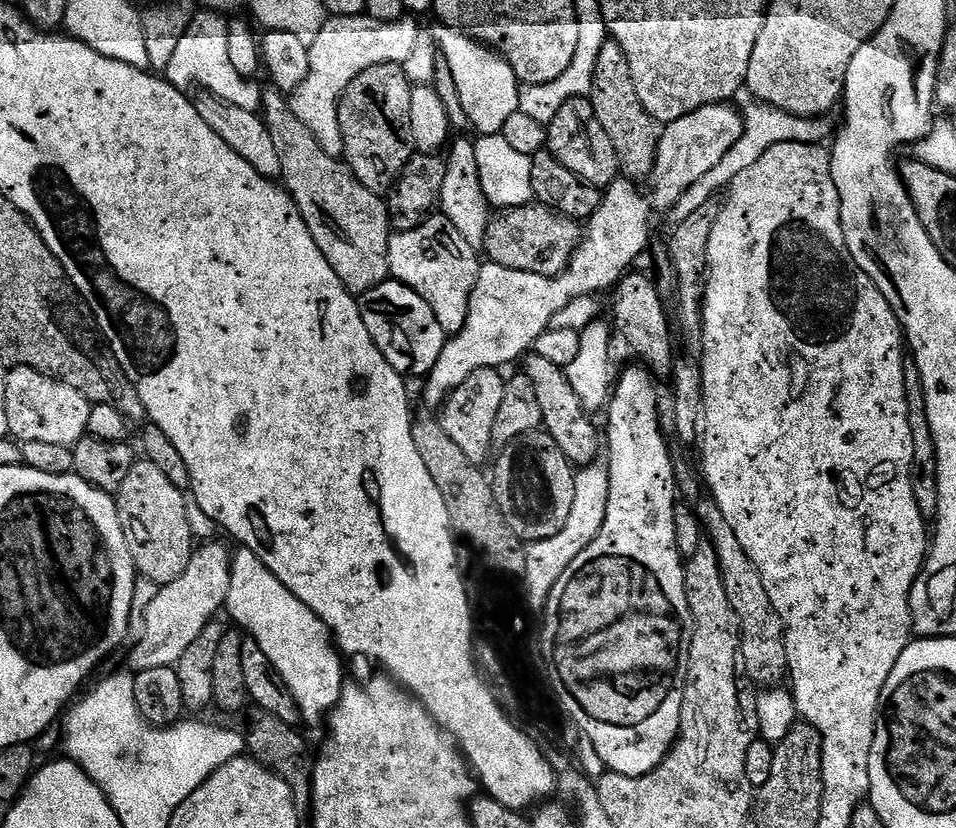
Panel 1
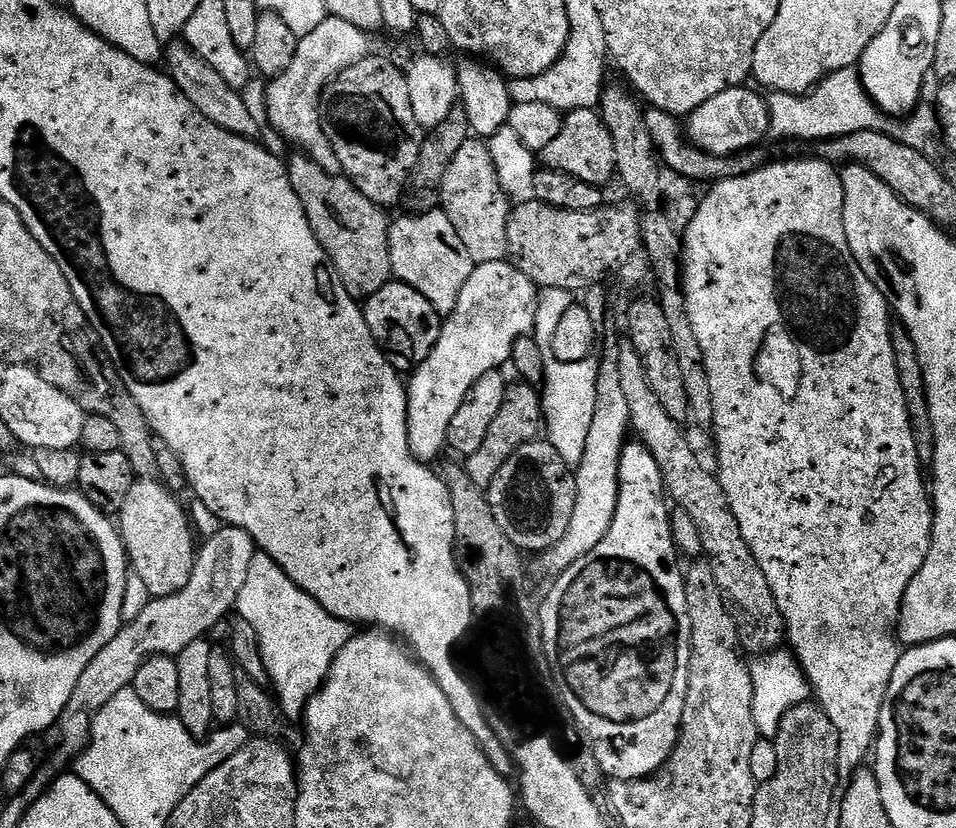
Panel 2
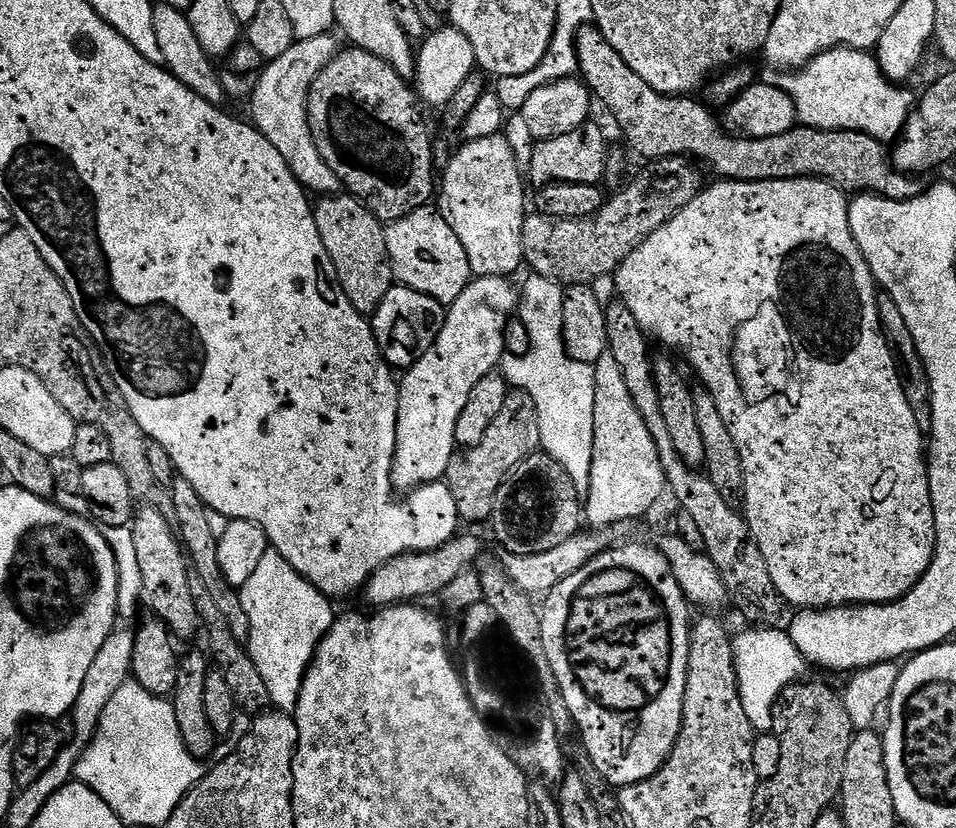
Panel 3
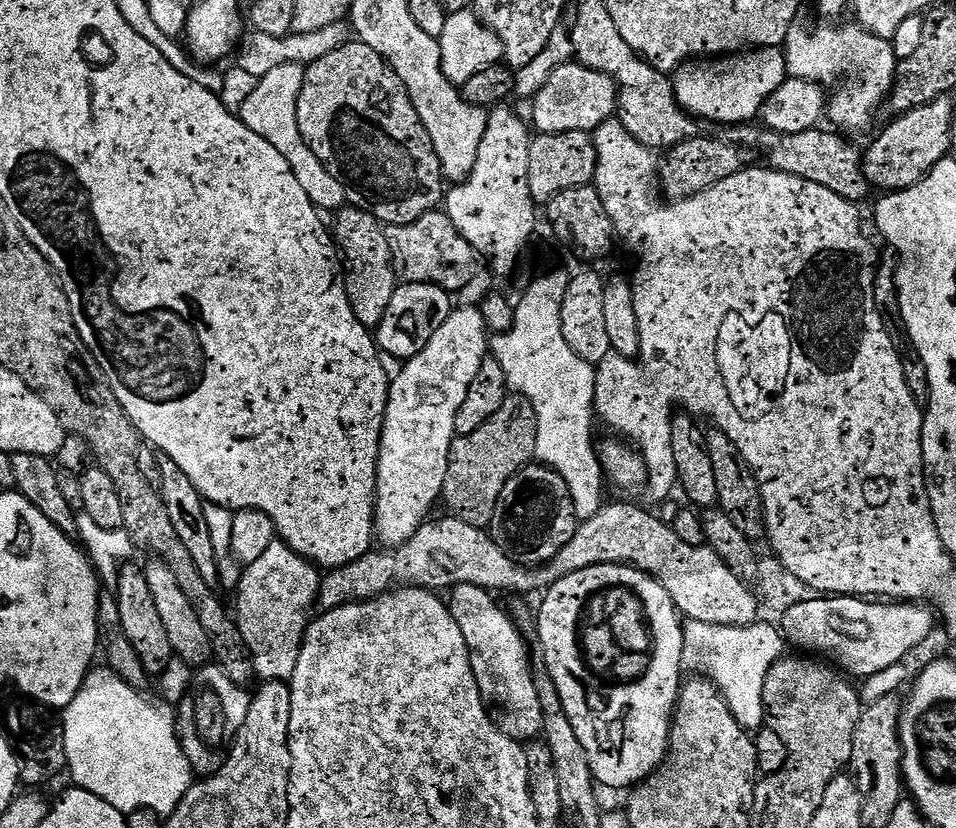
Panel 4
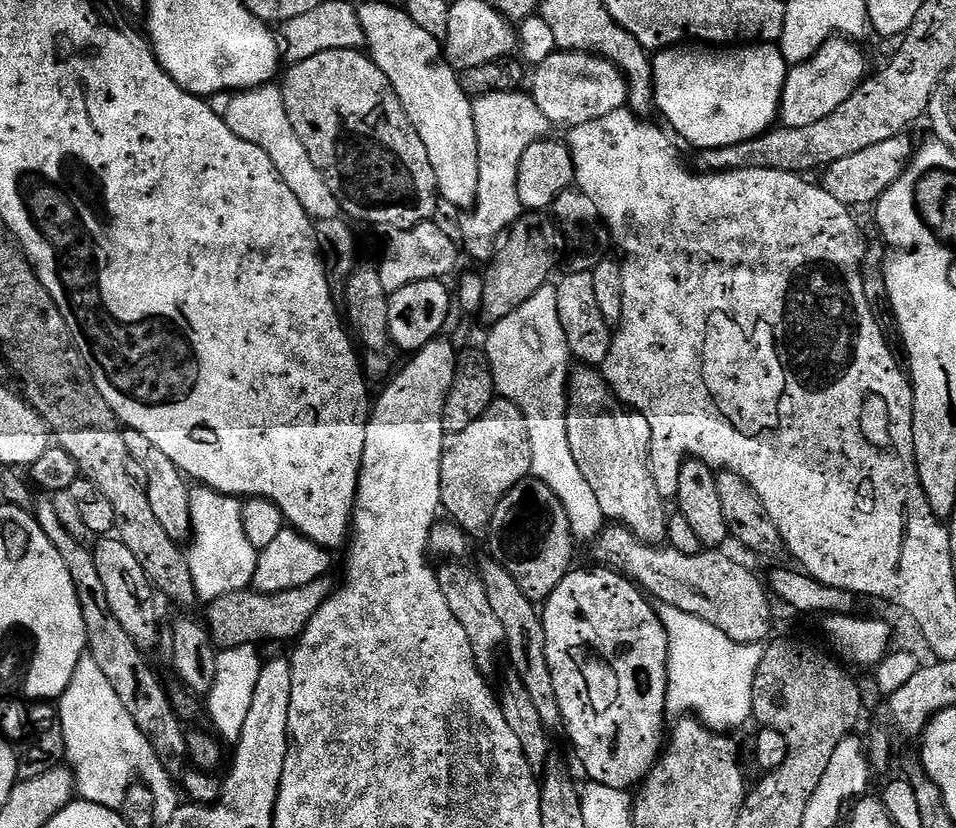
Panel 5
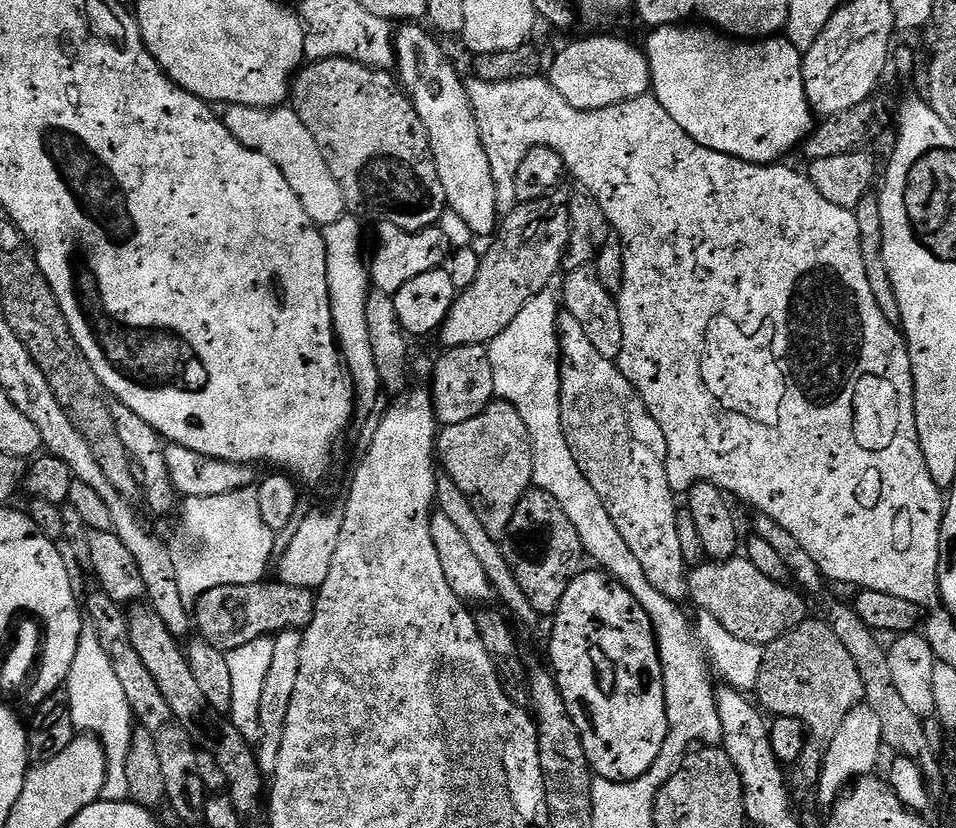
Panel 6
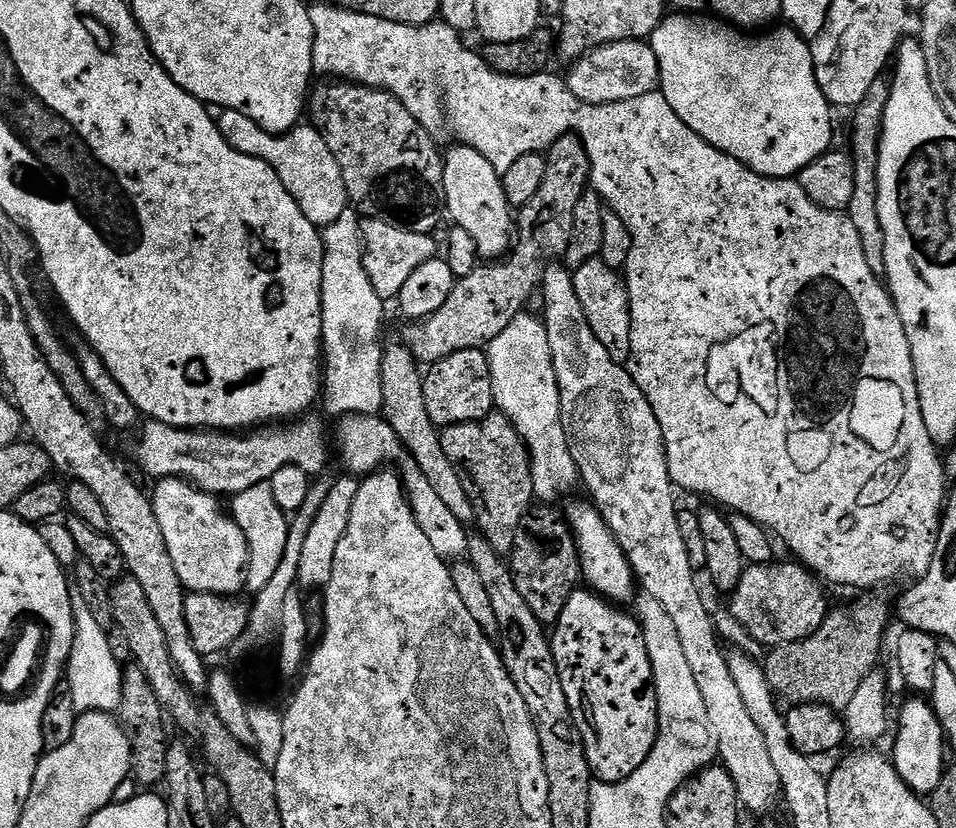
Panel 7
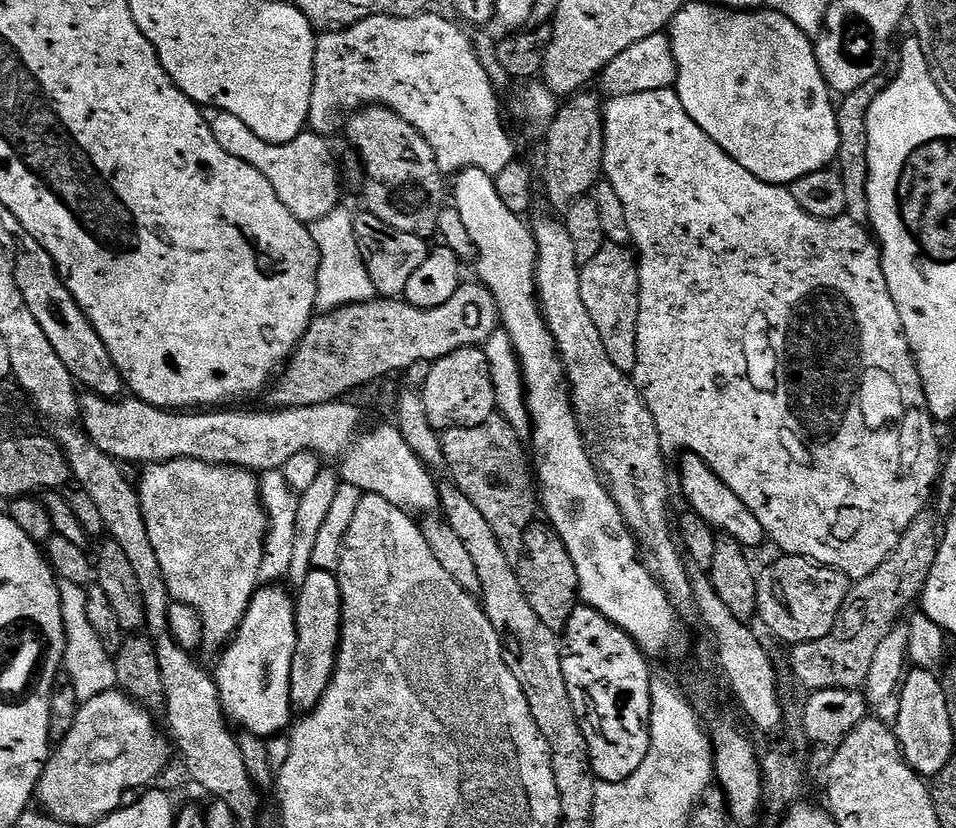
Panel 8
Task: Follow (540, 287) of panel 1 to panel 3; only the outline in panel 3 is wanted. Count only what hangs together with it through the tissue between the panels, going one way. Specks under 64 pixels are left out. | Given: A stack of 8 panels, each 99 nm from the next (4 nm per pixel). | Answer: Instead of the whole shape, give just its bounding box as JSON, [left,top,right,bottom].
[392,277,518,490]

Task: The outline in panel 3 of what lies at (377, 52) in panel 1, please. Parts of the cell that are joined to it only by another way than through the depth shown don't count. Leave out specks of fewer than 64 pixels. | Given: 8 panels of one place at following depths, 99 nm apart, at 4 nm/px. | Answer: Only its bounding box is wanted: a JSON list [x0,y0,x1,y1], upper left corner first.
[251,34,338,194]

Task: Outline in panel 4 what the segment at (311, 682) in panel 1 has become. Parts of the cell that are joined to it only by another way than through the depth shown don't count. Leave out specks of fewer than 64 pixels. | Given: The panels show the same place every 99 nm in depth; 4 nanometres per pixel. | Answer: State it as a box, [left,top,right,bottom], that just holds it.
[234,538,321,682]

